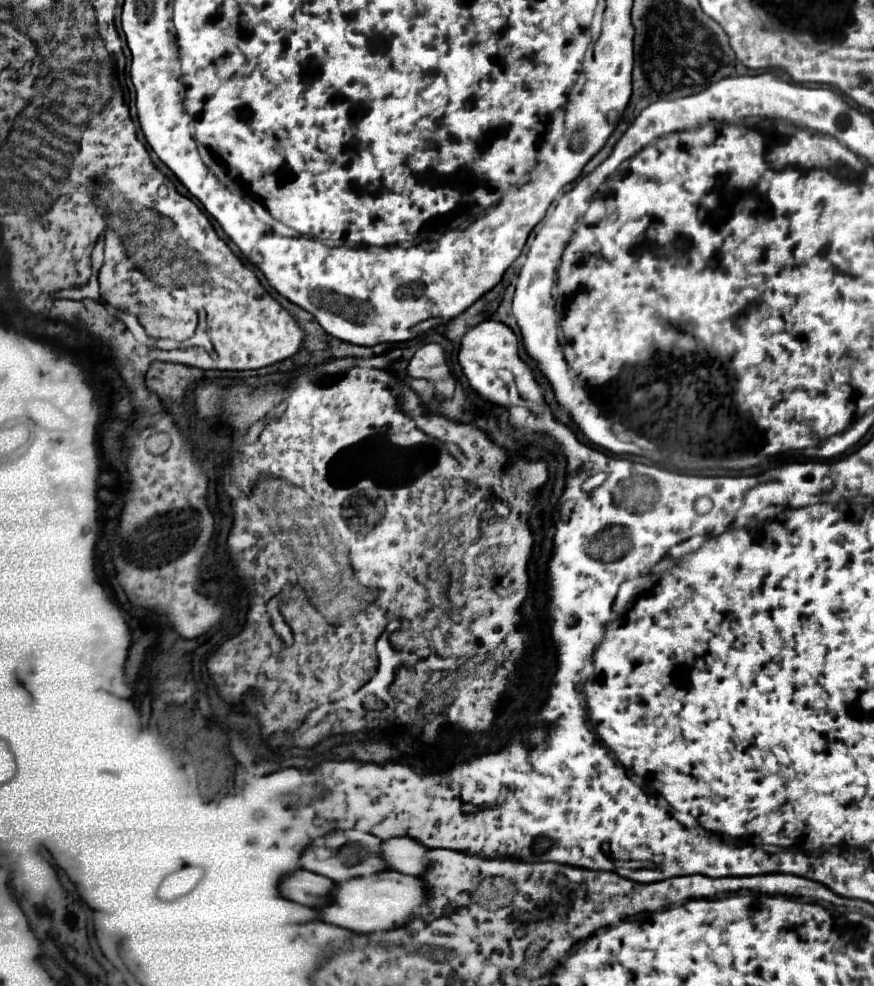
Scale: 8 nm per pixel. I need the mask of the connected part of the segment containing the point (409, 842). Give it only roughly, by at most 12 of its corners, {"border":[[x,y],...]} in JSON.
{"border":[[410,837],[386,839],[390,871],[420,875],[426,847]]}

